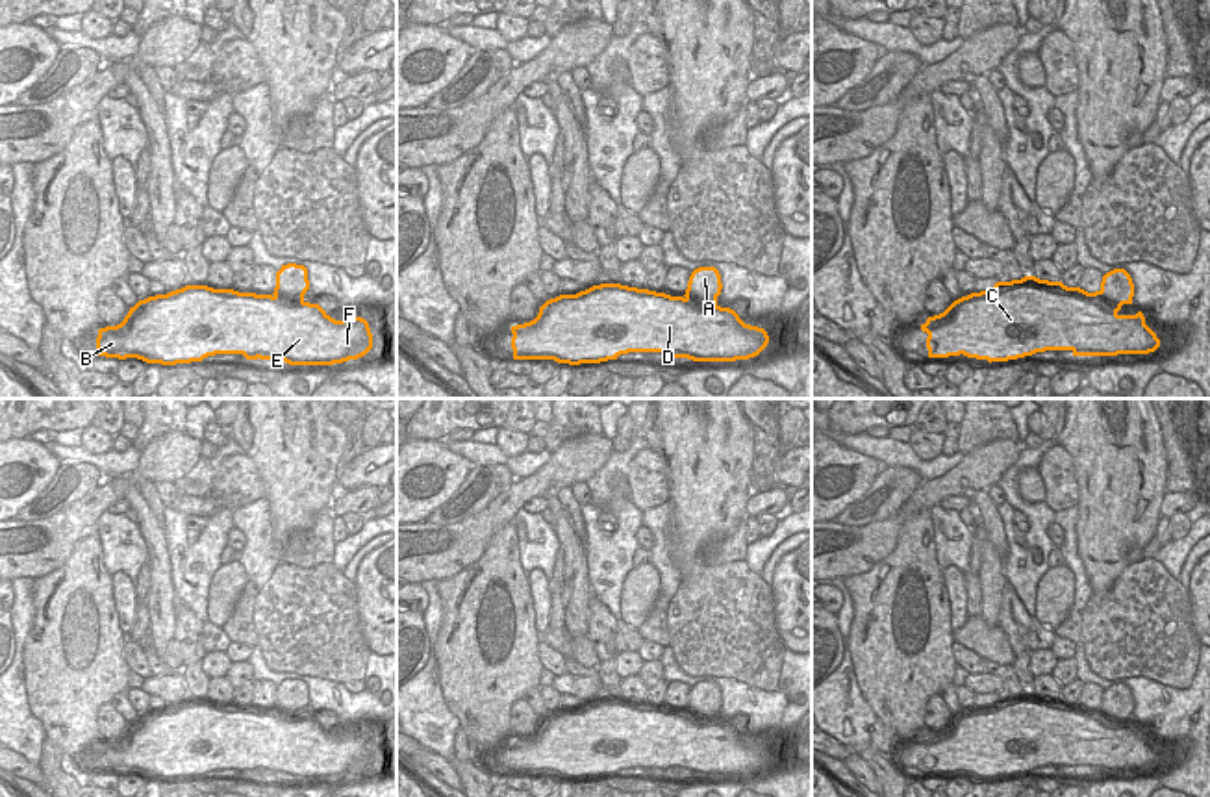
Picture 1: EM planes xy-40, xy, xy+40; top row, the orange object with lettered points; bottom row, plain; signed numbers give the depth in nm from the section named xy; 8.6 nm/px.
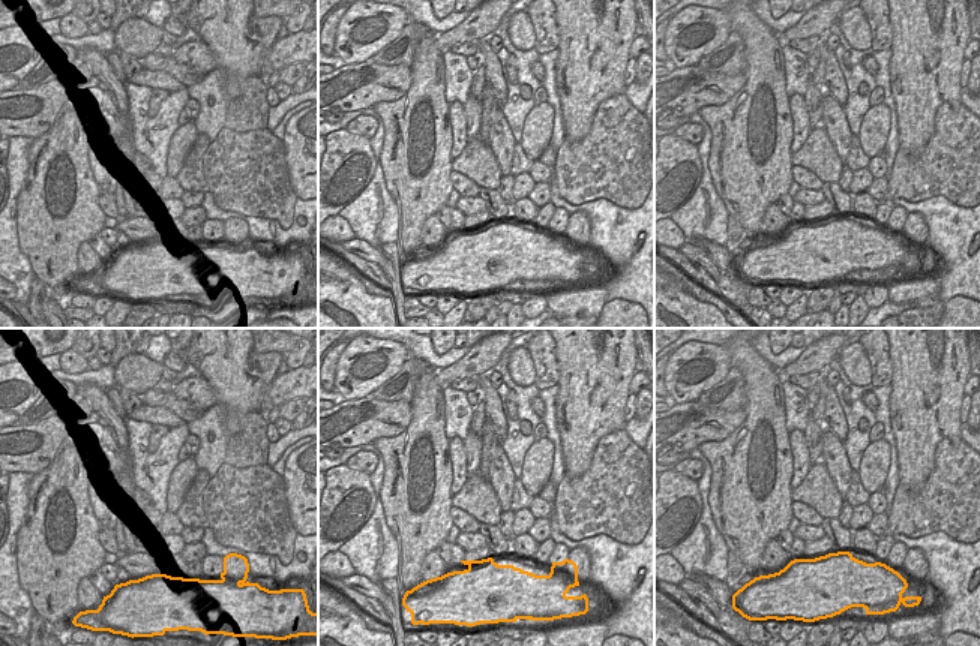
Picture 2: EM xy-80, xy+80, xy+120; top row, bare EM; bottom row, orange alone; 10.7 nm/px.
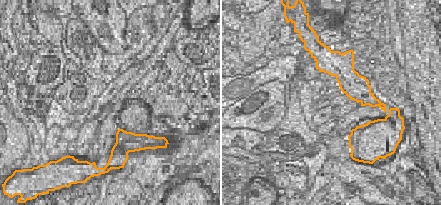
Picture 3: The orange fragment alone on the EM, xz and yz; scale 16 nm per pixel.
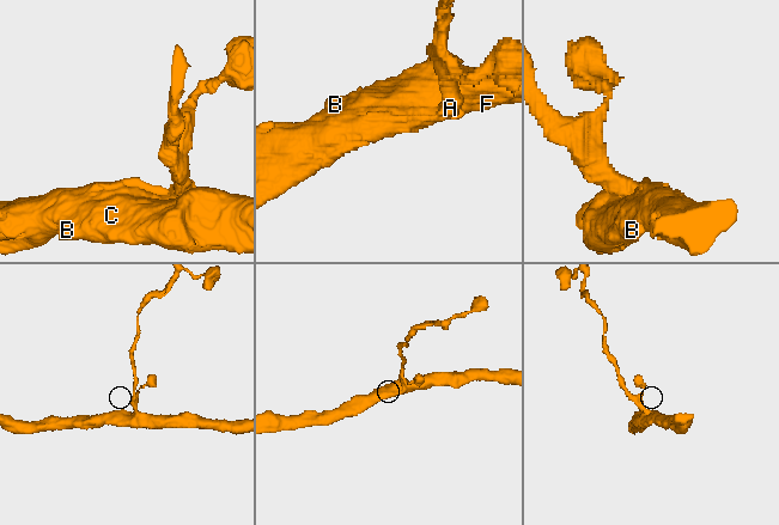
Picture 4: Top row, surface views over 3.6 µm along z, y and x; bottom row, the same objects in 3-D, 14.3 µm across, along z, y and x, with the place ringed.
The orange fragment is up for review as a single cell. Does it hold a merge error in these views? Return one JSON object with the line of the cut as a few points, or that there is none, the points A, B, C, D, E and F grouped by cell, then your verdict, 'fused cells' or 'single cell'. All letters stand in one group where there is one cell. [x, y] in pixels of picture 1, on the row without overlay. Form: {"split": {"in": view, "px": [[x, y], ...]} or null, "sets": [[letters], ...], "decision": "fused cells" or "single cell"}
{"split": {"in": "xy", "px": [[690, 694], [693, 708], [716, 712]]}, "sets": [["A"], ["B", "C", "D", "E", "F"]], "decision": "fused cells"}

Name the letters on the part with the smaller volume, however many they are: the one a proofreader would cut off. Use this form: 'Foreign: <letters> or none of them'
Foreign: A

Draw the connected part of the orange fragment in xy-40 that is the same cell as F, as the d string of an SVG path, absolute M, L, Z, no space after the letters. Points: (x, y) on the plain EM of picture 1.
M185 701L139 715L120 740L98 745L96 764L98 771L161 780L215 769L334 780L365 771L372 749L365 734L335 736L300 710Z

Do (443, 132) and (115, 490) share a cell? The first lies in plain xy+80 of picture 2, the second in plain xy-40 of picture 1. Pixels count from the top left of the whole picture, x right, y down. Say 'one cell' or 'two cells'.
two cells

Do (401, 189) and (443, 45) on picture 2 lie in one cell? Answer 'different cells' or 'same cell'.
different cells

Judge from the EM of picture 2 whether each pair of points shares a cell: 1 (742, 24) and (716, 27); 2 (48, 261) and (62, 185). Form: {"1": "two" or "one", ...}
{"1": "two", "2": "one"}

